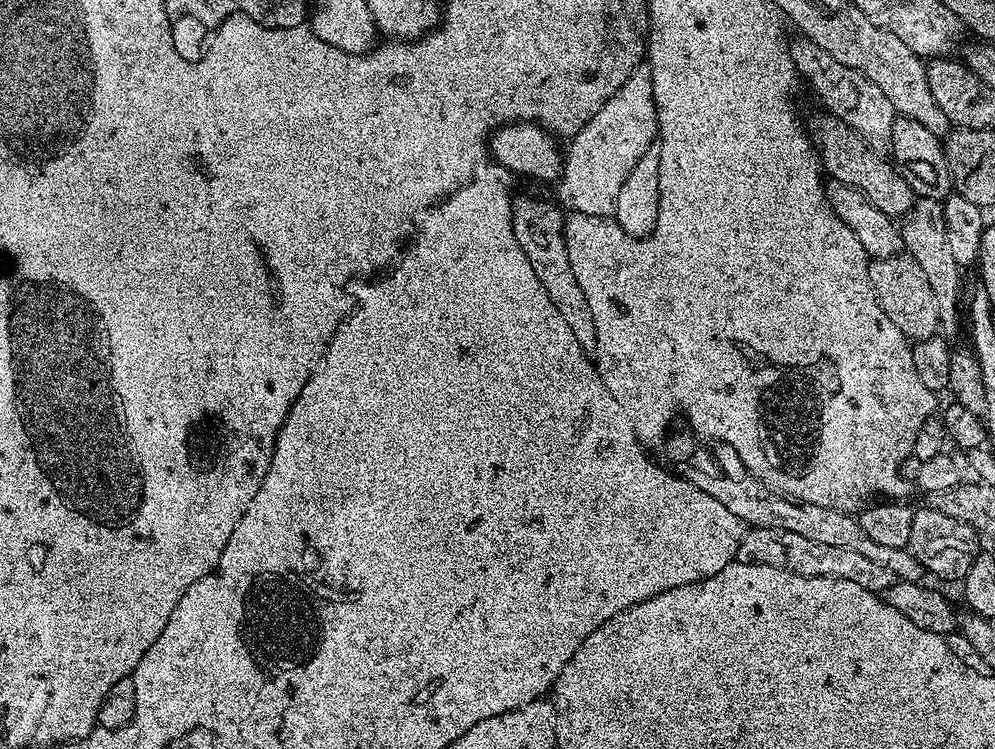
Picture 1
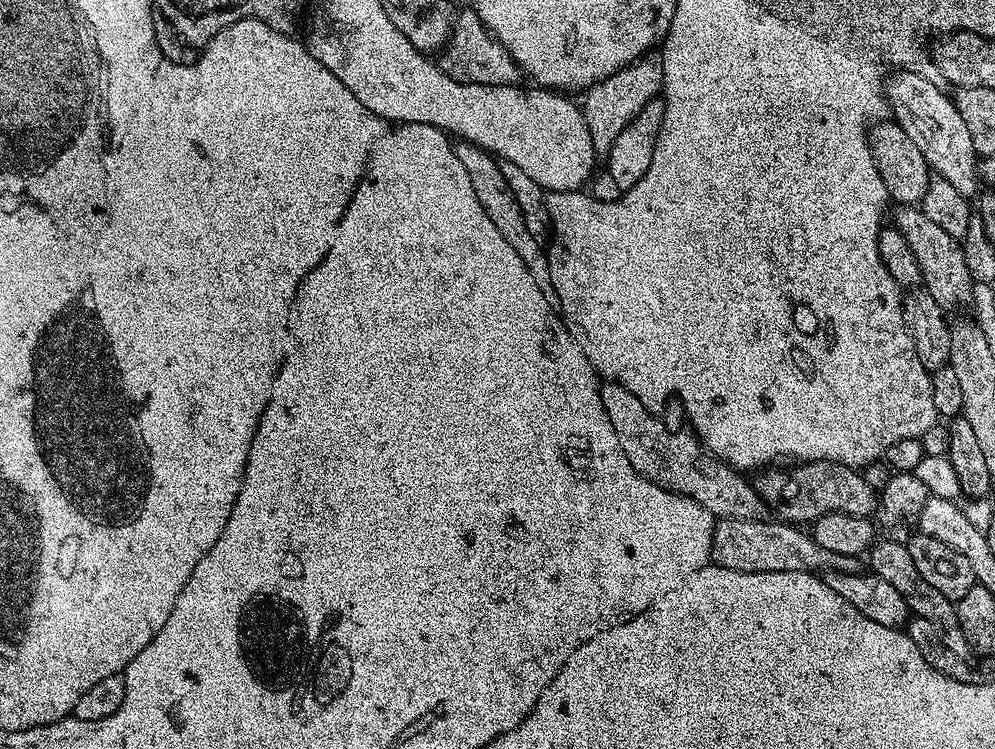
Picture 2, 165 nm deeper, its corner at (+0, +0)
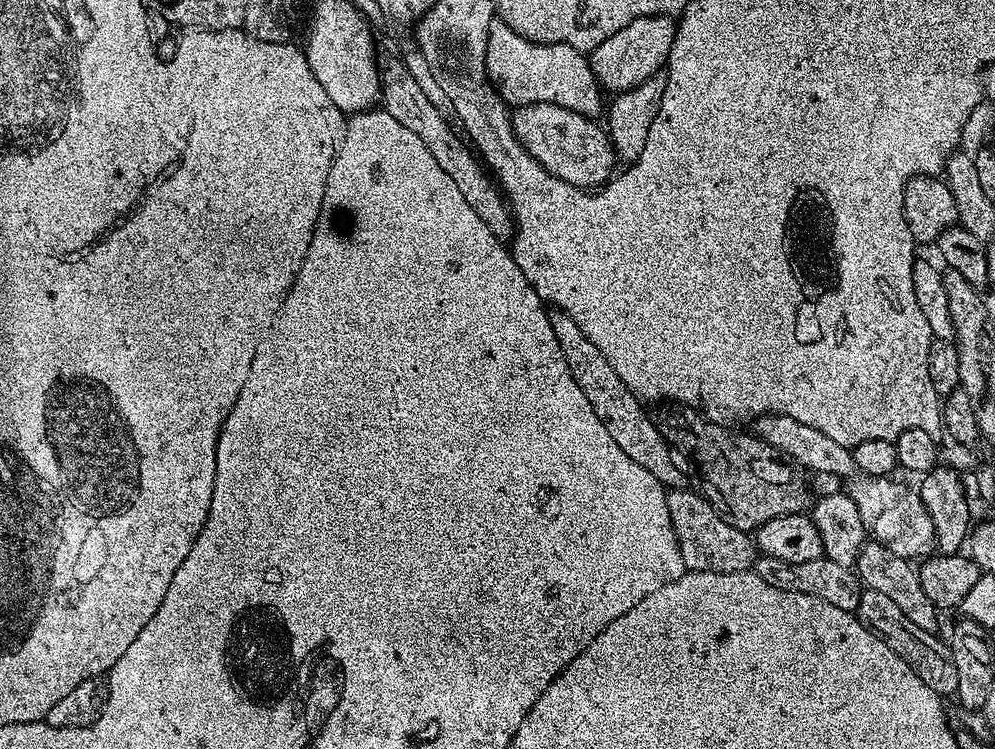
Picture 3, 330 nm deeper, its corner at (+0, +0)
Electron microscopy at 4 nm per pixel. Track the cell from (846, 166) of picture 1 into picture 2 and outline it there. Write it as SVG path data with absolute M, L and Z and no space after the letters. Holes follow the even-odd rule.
M901 204L895 209L896 220L894 227L906 238L914 258L918 258L918 270L922 281L923 291L938 302L938 306L945 310L971 305L972 285L974 283L970 270L966 270L966 254L961 241L950 238L946 230L941 230L920 207L914 204Z

